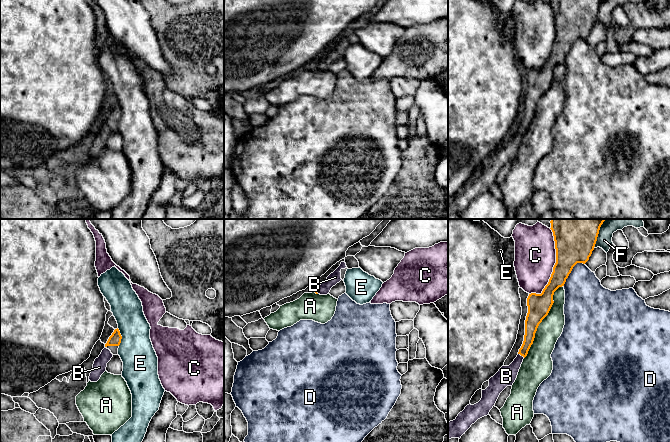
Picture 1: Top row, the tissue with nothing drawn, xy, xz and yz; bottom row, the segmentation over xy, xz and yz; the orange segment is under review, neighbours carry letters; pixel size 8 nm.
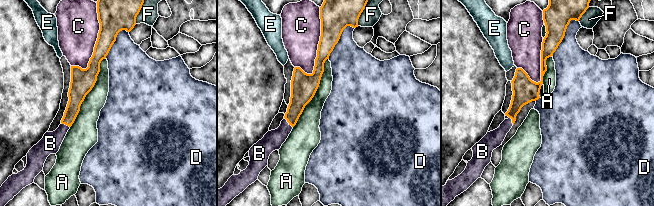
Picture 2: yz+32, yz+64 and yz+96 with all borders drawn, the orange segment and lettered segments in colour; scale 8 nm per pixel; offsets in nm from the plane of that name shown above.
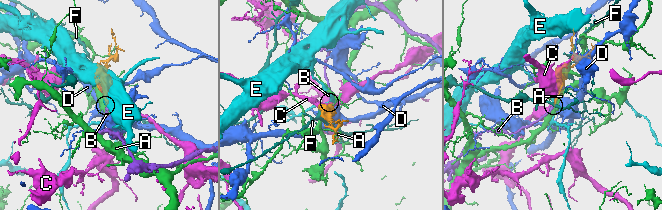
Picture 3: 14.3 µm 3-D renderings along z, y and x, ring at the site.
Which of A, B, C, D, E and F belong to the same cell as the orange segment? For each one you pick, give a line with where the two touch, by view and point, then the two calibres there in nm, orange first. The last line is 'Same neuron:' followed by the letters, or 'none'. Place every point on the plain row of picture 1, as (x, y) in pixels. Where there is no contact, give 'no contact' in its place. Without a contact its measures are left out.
B: yz (521, 131) | 100/160 nm
Same neuron: B

